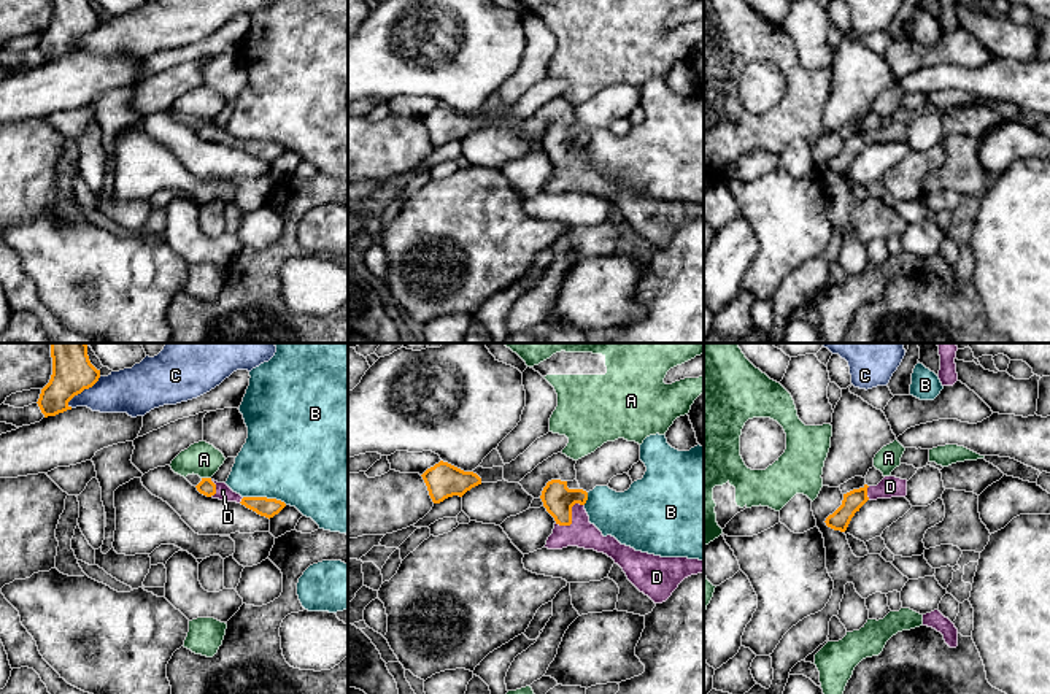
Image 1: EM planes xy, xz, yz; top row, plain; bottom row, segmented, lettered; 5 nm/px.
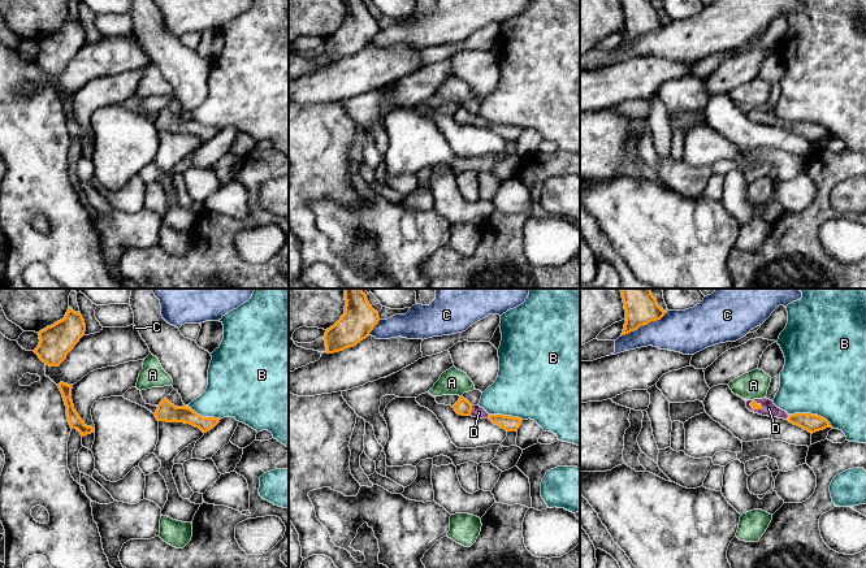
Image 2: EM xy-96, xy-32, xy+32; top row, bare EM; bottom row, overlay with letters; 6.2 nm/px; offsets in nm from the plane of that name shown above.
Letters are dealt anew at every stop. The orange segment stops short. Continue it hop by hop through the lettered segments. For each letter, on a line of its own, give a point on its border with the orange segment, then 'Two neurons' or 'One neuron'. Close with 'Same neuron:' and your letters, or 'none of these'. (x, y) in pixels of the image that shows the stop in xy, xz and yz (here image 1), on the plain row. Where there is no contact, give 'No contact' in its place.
A: Touches orange at xy (207, 123). Two neurons
B: Touches orange at xy (266, 142). Two neurons
C: Touches orange at xy (83, 34). Two neurons
D: Touches orange at xz (571, 162). One neuron
Same neuron: D

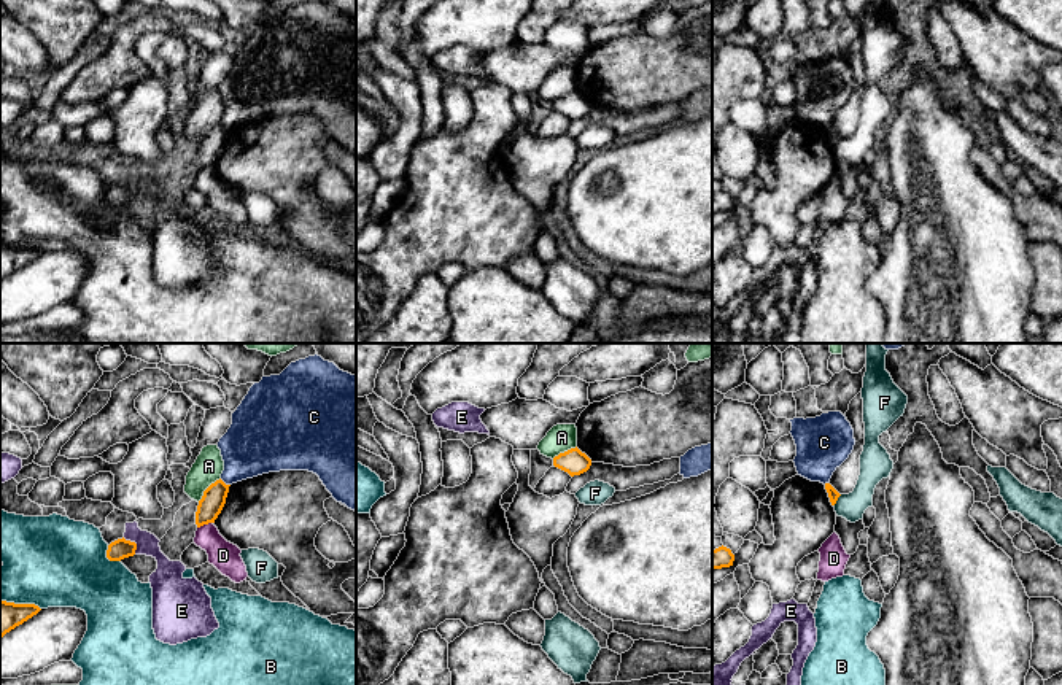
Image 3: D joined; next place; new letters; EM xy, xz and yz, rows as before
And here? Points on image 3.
A: Touches orange at xy (207, 132). Two neurons
B: Touches orange at xy (108, 202). Two neurons
C: Touches orange at xy (223, 126). Two neurons
D: Touches orange at xy (204, 167). Two neurons
E: Touches orange at xy (134, 186). Two neurons
F: Touches orange at yz (837, 143). Two neurons
Same neuron: none of these

